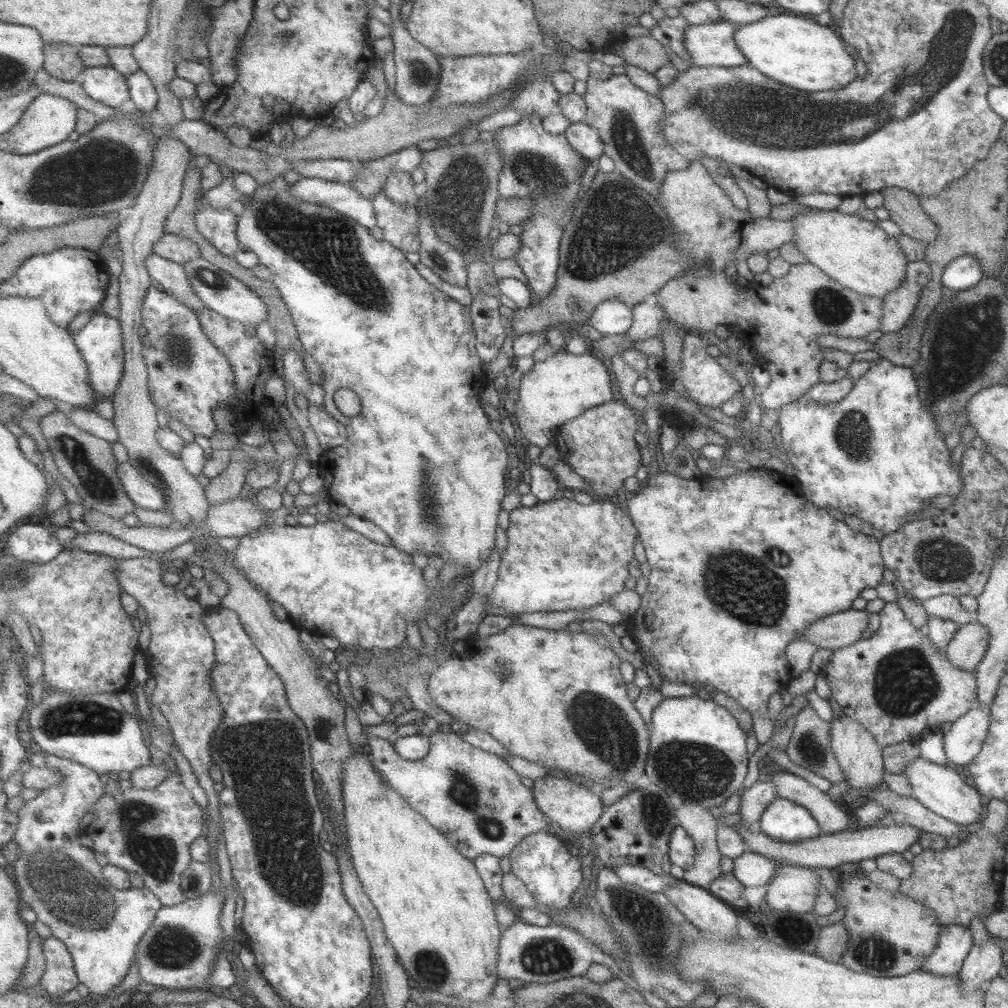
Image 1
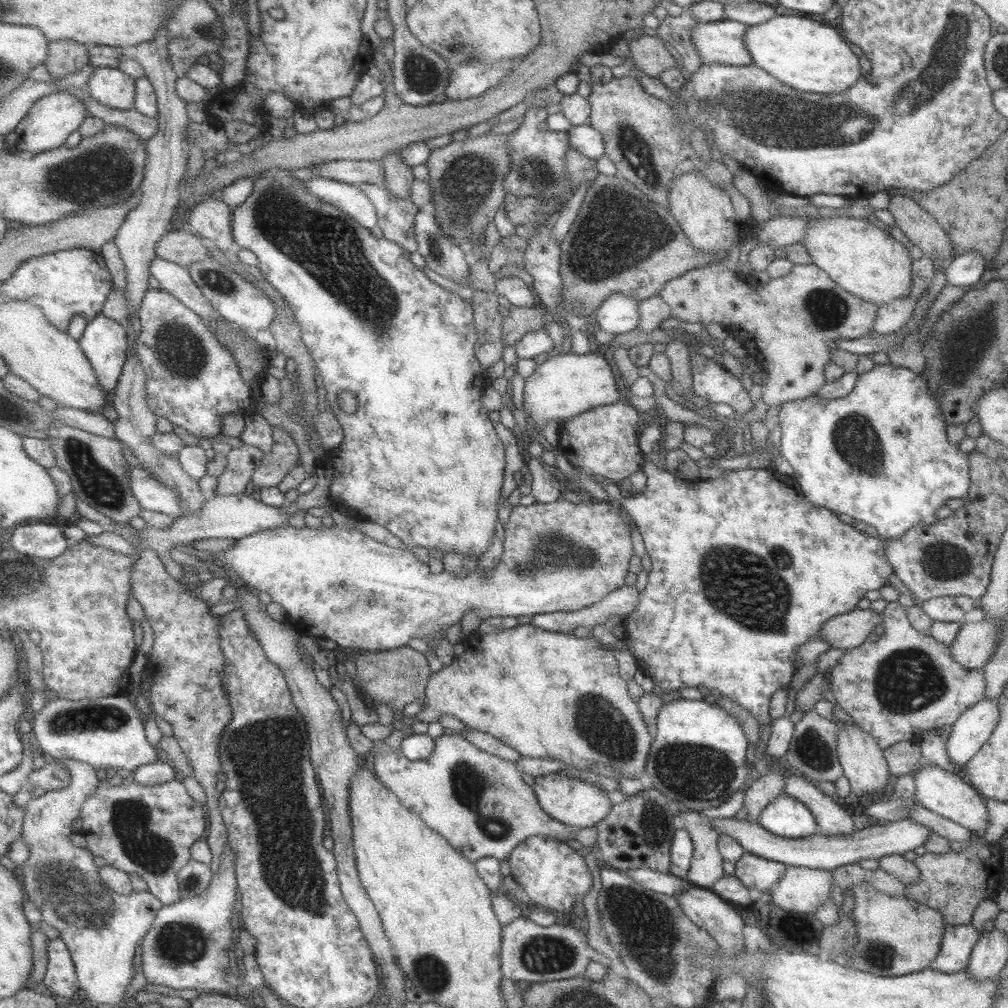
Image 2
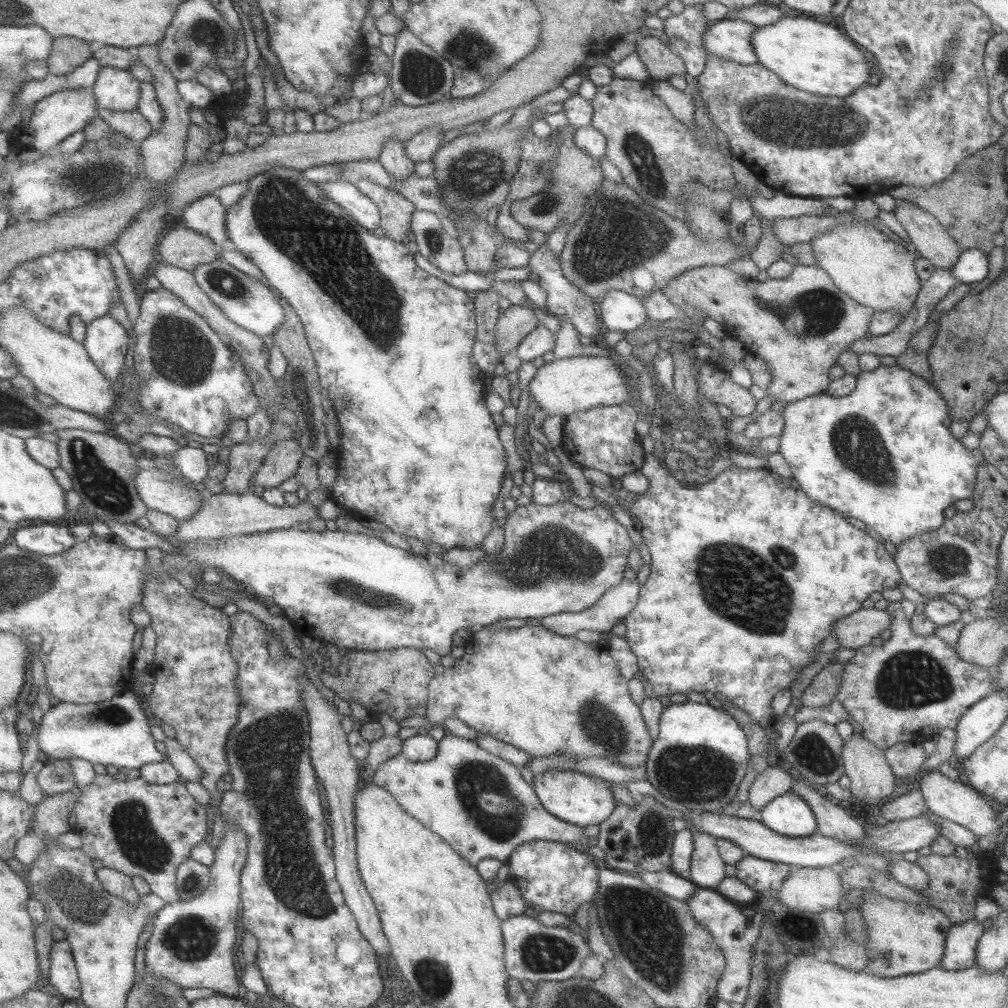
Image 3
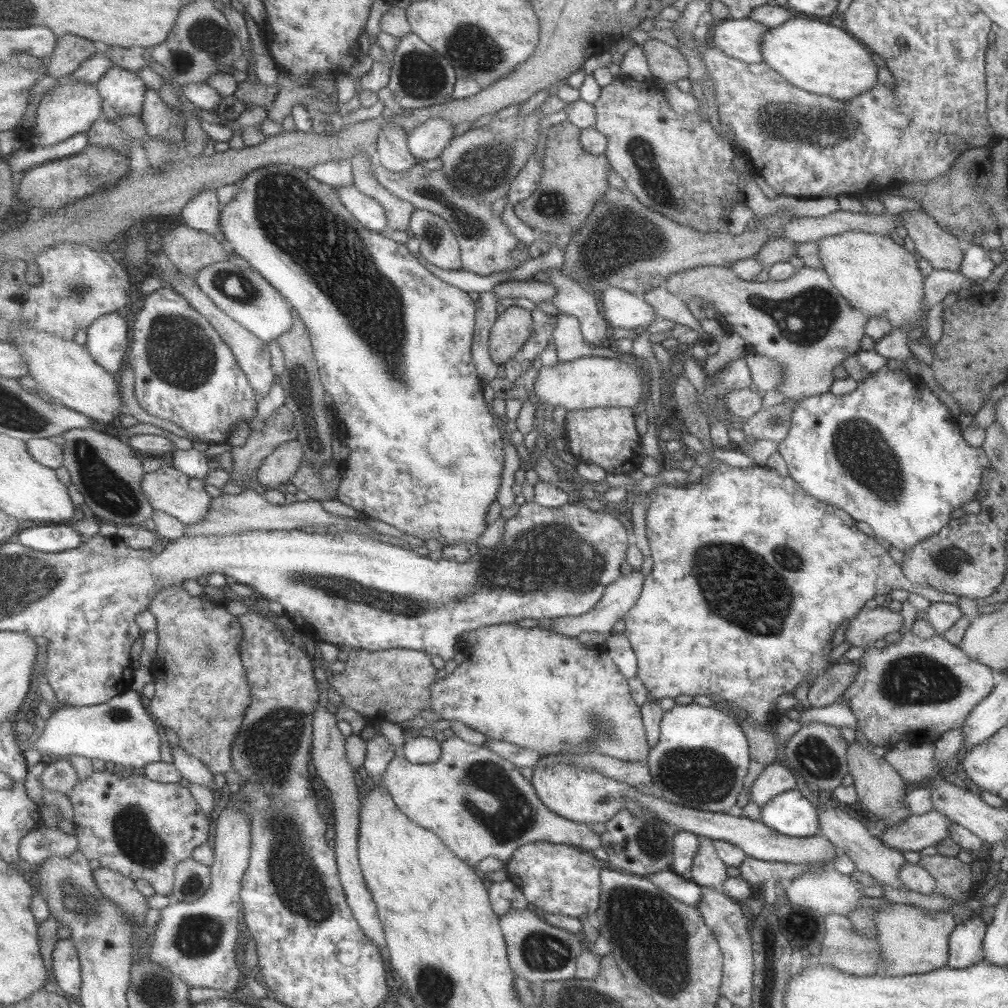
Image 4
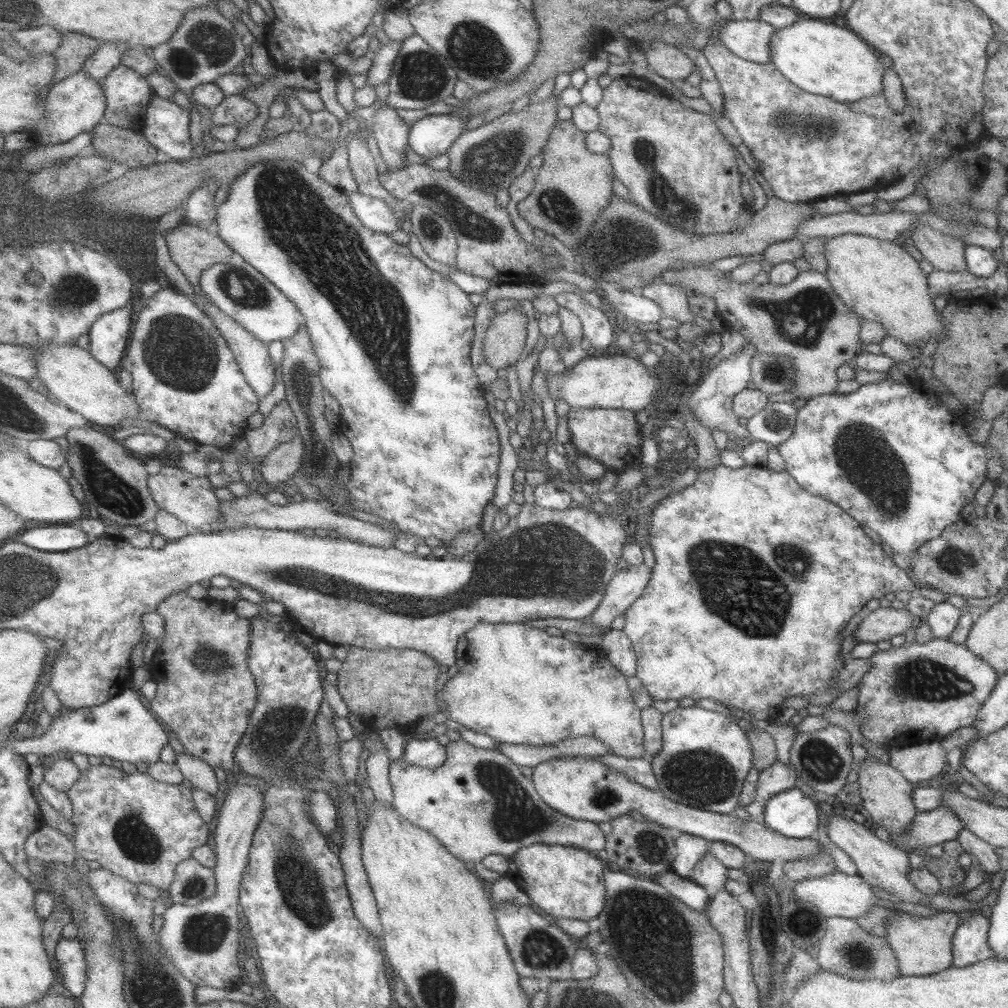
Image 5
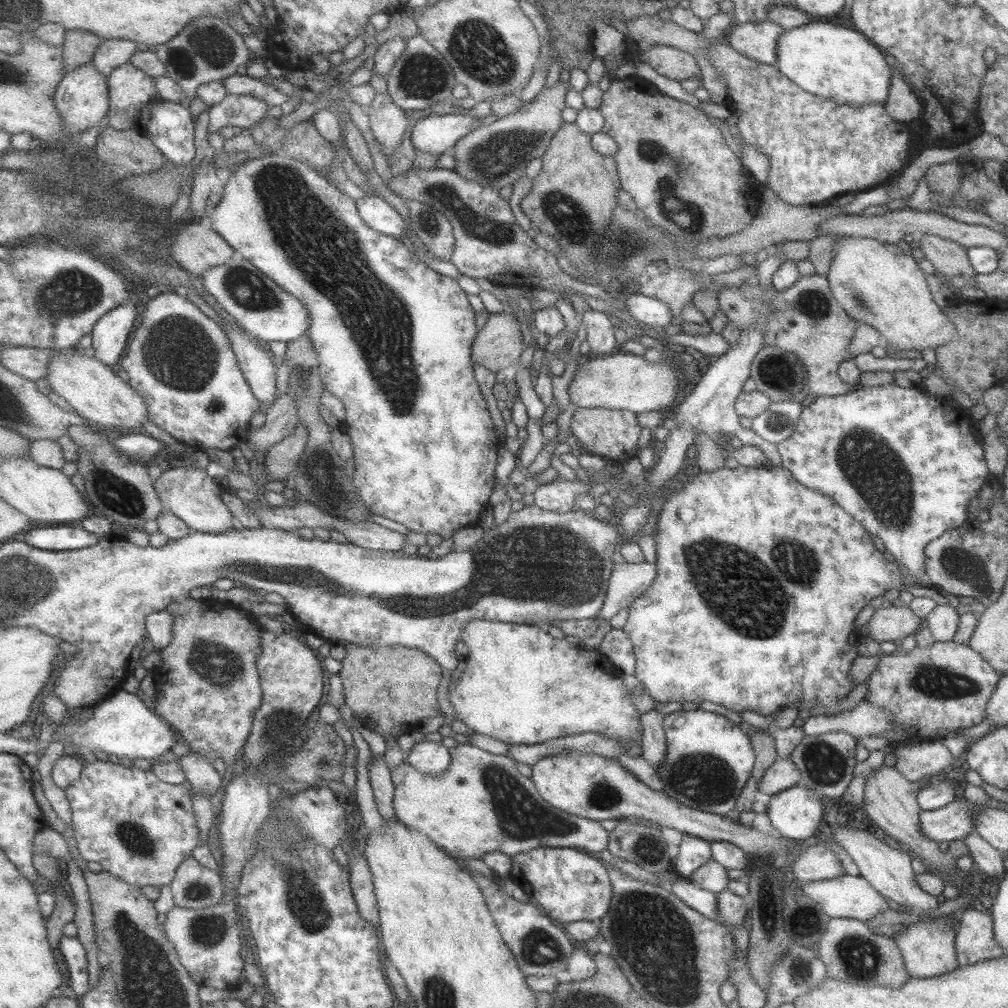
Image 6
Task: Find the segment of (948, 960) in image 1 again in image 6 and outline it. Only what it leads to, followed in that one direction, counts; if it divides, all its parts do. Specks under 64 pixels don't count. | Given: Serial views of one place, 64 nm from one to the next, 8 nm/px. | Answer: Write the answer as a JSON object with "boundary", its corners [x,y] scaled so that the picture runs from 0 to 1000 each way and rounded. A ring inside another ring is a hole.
{"boundary":[[[959,901],[953,907],[946,929],[949,958],[995,948],[985,932],[985,914],[980,903]]]}

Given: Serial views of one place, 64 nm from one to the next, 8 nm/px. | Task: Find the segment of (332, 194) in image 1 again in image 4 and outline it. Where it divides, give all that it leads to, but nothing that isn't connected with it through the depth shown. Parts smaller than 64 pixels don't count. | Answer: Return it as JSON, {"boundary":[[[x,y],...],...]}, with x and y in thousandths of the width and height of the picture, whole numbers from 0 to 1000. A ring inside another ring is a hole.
{"boundary":[[[353,184],[334,187],[338,199],[344,207],[368,229],[378,229],[386,225],[382,206],[369,194],[360,192]]]}

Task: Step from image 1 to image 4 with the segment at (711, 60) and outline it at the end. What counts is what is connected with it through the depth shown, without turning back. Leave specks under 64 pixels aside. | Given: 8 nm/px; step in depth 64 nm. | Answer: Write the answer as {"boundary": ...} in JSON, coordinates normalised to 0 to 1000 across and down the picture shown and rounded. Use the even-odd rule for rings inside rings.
{"boundary":[[[743,18],[720,19],[705,27],[701,44],[741,63],[755,62],[753,40],[761,27]]]}

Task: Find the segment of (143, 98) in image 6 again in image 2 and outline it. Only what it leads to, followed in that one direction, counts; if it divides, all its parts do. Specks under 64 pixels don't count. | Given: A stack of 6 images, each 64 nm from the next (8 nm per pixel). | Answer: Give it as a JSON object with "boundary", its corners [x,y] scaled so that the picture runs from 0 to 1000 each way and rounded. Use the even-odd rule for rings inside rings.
{"boundary":[[[96,66],[88,79],[86,90],[104,105],[120,109],[134,107],[135,78],[119,67]]]}

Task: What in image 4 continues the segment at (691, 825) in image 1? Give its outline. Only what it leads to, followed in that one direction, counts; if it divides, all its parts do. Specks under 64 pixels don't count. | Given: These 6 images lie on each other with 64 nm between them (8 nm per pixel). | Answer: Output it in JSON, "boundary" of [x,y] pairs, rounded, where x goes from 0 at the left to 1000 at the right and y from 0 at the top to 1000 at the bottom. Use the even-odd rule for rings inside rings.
{"boundary":[[[695,829],[692,831],[693,839],[688,849],[685,873],[693,879],[706,879],[713,882],[722,870],[720,857],[711,851],[705,833]]]}

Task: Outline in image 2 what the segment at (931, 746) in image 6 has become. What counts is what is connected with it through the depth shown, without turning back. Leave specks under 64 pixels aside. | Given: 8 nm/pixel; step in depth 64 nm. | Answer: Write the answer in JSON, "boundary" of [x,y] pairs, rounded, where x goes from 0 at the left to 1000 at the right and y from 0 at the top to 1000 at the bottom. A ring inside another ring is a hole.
{"boundary":[[[892,735],[875,744],[884,771],[906,768],[916,757],[913,741],[902,735]]]}

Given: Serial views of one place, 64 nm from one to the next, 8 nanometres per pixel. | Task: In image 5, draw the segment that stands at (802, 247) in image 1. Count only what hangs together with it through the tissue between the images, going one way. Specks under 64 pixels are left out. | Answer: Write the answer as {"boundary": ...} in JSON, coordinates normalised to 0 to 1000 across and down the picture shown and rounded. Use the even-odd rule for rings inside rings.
{"boundary":[[[838,232],[819,238],[817,256],[820,261],[817,272],[828,293],[855,317],[874,321],[879,333],[888,335],[900,345],[908,345],[917,343],[926,333],[931,335],[932,339],[938,331],[933,313],[930,313],[926,299],[924,299],[925,294],[920,285],[919,273],[913,268],[910,258],[904,256],[890,242],[862,234]]]}

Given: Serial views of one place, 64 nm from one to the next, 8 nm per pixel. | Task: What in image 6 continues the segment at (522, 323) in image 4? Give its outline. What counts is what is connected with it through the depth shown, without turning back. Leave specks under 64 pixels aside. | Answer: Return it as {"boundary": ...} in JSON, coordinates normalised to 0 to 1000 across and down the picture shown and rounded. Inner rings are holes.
{"boundary":[[[489,312],[475,328],[468,346],[470,362],[495,370],[504,363],[516,360],[521,346],[517,321],[510,312]]]}

